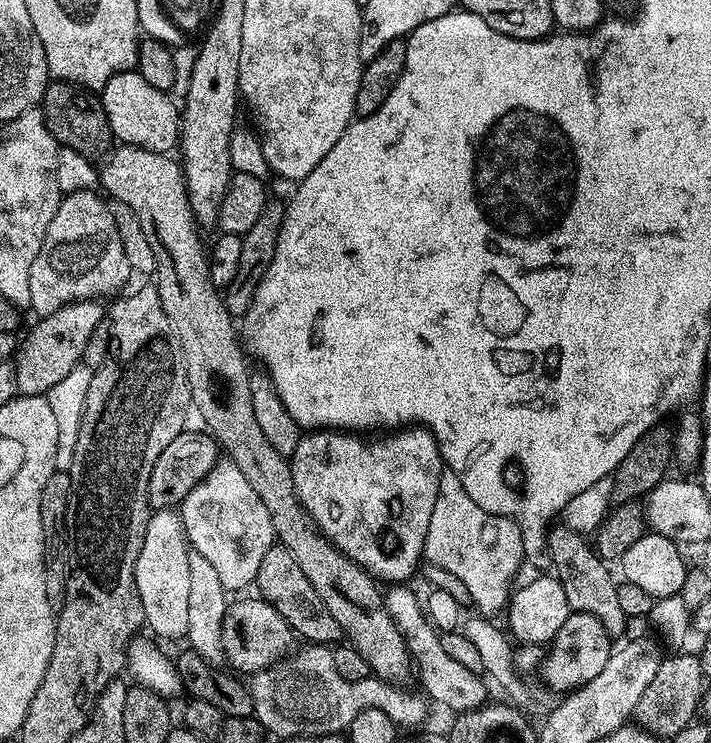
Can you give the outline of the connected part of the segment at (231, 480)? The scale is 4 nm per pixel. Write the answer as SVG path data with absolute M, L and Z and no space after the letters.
M231 458L218 459L204 480L198 482L186 494L184 500L178 505L178 511L191 551L197 552L214 566L225 592L235 594L235 592L242 591L247 584L248 587L255 585L262 558L277 543L277 539L274 526L270 526L270 514L266 511L262 498L258 498L254 486L246 482L246 474L238 470L238 466Z

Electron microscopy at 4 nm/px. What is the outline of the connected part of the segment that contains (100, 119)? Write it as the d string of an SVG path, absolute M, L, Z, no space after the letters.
M52 80L38 107L44 115L46 130L50 130L60 148L78 150L78 154L89 158L103 158L113 147L114 137L110 122L95 91L82 88L79 84L68 84L64 80Z

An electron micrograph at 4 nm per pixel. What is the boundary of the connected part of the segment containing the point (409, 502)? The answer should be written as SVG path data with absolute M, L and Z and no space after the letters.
M404 426L399 430L389 431L381 440L364 440L363 435L345 432L343 430L312 430L301 435L298 442L298 450L290 458L292 477L294 478L294 490L306 510L306 514L316 523L317 528L334 547L346 554L360 568L363 568L369 576L377 581L392 580L388 582L408 582L412 575L417 575L422 564L424 543L426 542L426 530L430 530L430 514L434 514L434 498L438 498L438 482L446 471L444 457L440 455L440 444L436 441L433 432L429 432L424 426Z

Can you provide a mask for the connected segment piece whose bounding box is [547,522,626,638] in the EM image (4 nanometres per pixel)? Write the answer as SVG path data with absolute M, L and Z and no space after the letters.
M562 522L549 527L547 548L552 555L554 575L562 590L566 590L566 602L571 611L594 614L594 618L598 618L598 622L606 626L609 636L623 637L626 617L618 603L617 577L612 577L612 572L608 569L611 567L600 559L595 547L584 540L587 539L581 533L570 530Z

